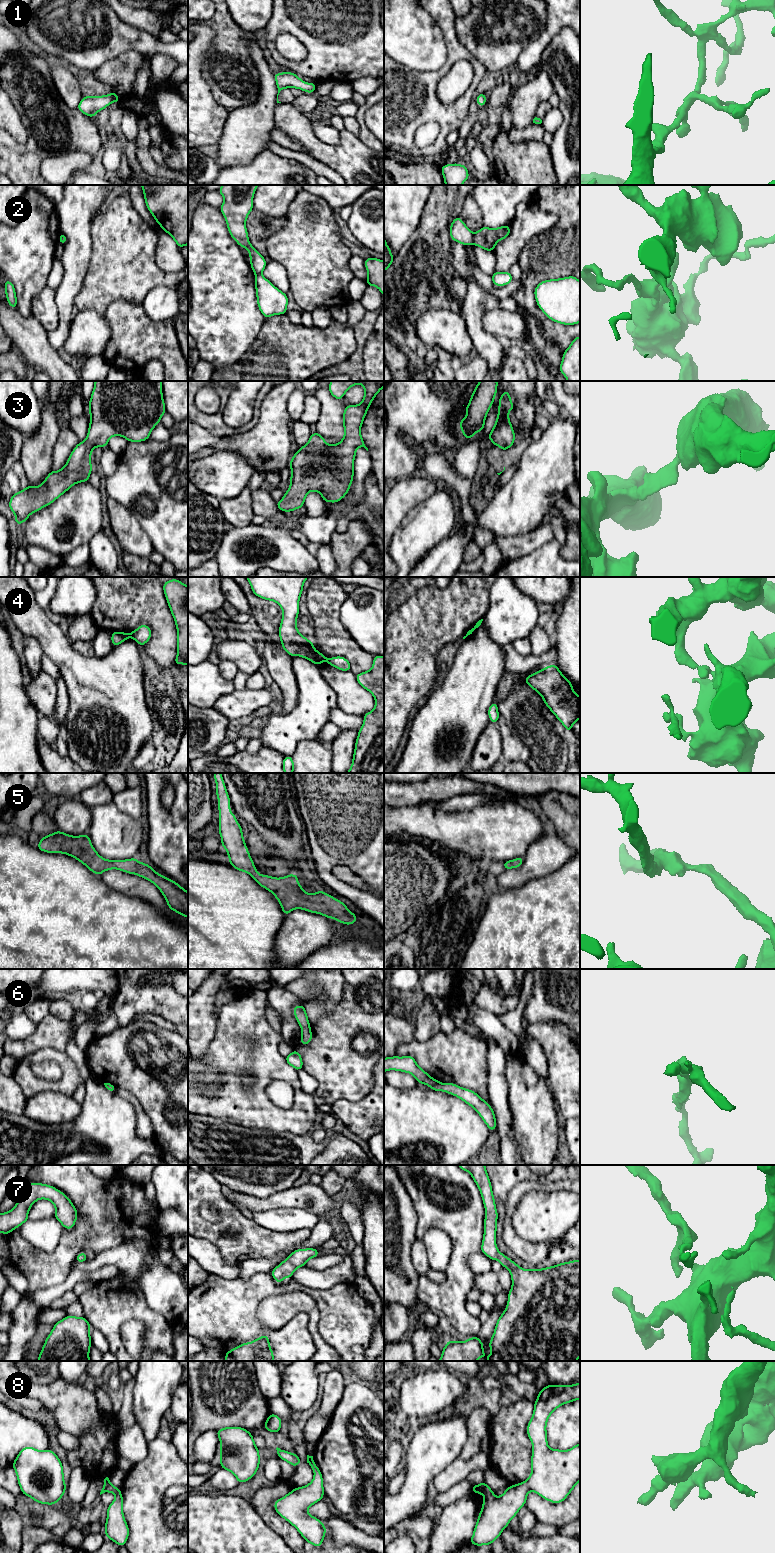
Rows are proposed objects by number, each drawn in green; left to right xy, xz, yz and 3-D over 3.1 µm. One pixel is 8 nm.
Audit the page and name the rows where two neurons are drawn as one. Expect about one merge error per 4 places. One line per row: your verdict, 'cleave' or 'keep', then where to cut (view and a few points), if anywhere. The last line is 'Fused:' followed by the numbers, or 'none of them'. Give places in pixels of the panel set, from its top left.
1: keep; no cut
2: cleave; cut in yz along (474, 234), (472, 243)
3: keep; no cut
4: cleave; cut in xy along (129, 634), (131, 636)
5: keep; no cut
6: keep; no cut
7: keep; no cut
8: cleave; cut in yz along (492, 1491), (485, 1498)
Fused: 2, 4, 8

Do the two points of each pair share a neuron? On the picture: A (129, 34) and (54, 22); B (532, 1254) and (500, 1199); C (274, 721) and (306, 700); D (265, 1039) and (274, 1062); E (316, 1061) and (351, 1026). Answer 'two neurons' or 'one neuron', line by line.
A: one neuron
B: two neurons
C: one neuron
D: one neuron
E: one neuron

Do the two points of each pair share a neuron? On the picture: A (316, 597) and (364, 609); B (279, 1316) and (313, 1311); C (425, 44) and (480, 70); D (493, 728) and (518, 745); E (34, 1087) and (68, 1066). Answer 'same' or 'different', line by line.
A: different
B: same
C: different
D: different
E: same

